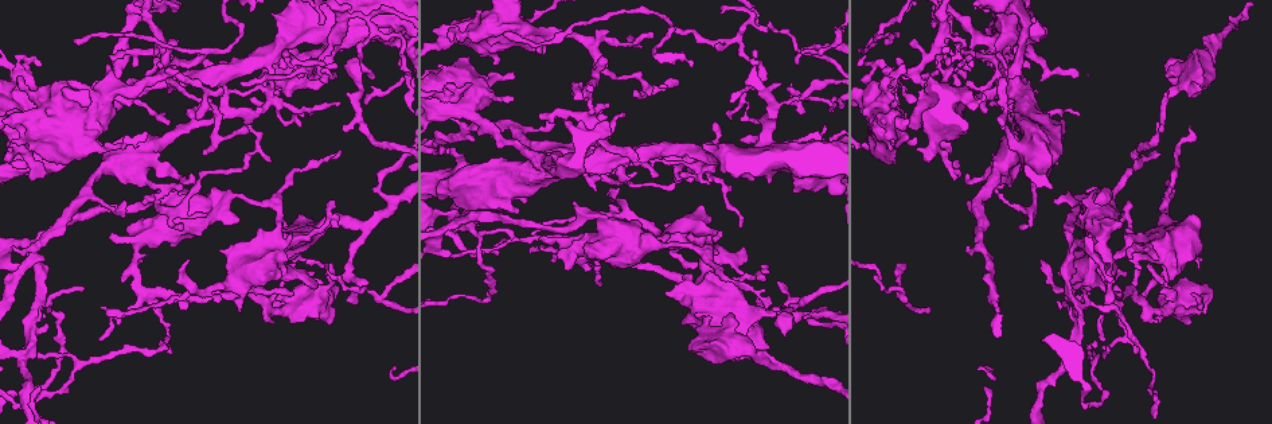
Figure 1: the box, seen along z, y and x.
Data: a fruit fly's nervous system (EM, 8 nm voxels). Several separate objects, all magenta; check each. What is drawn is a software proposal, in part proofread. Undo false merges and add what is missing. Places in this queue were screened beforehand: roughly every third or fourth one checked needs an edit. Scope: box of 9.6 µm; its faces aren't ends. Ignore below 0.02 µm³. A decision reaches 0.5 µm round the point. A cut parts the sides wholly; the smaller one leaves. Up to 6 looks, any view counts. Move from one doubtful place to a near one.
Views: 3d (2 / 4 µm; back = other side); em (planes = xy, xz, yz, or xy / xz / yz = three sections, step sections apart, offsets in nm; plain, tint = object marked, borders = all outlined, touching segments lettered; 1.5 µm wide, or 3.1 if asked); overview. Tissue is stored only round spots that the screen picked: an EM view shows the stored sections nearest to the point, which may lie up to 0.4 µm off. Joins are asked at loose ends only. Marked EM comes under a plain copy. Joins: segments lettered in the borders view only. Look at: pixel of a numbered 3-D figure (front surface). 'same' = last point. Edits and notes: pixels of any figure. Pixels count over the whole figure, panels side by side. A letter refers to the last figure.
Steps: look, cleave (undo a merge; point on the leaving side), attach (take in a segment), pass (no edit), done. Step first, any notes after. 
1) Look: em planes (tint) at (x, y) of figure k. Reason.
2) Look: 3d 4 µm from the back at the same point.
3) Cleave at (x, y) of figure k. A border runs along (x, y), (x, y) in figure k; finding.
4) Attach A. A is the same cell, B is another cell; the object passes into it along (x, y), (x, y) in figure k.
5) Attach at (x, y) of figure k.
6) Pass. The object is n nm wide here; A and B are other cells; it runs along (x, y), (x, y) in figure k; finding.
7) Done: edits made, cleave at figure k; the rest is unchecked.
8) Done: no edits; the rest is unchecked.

Look: 3d 4 µm at (1175, 180) of figure 1. Abrupt turn.

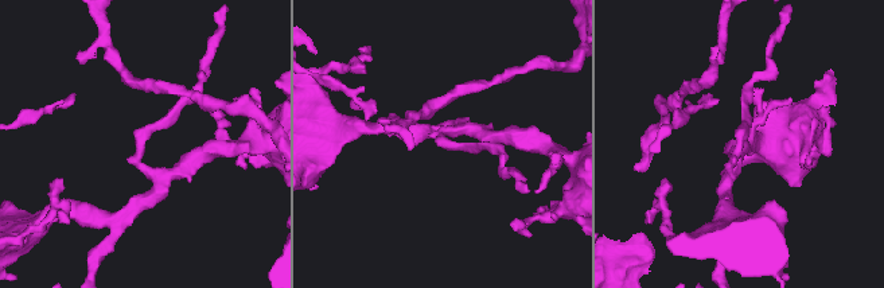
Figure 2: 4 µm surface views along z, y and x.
Look: em planes (borders) at (140, 145) of figure 2.

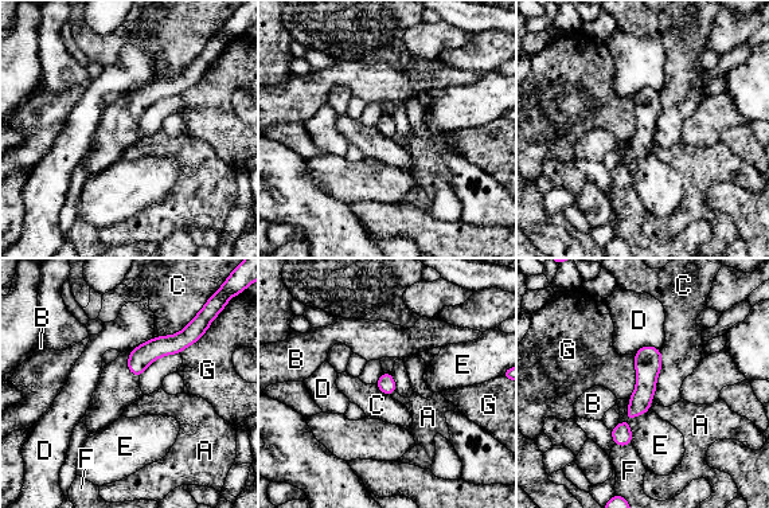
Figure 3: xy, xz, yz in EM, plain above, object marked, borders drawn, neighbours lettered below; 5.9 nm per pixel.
Pass. A, B, C, D, E, F and G are other cells; a border runs along (660, 350), (660, 371), (651, 399) in figure 3; continuous, no second neuron.

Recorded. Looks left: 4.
Look: em planes (borders) at (123, 201) of figure 1.

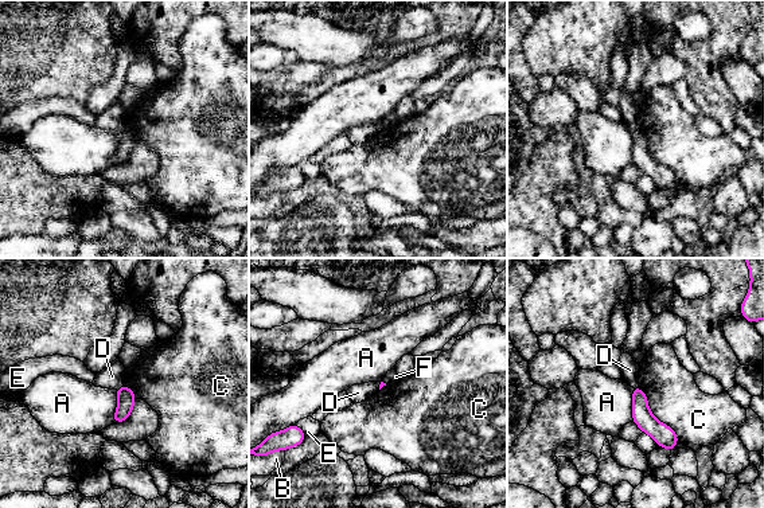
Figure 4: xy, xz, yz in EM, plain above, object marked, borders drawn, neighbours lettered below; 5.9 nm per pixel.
Pass. A, B, C, D, E and F are other cells; a border runs along (123, 385), (116, 390) in figure 4; no lettered segment goes on from it.

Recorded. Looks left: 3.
Look: 3d 4 µm at (398, 39) of figure 1. Thick turns thin.

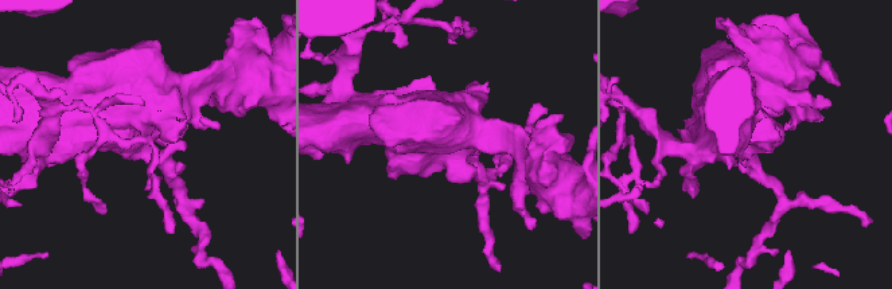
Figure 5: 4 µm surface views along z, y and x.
Look: em planes (borders) at the same point. Need the tissue.

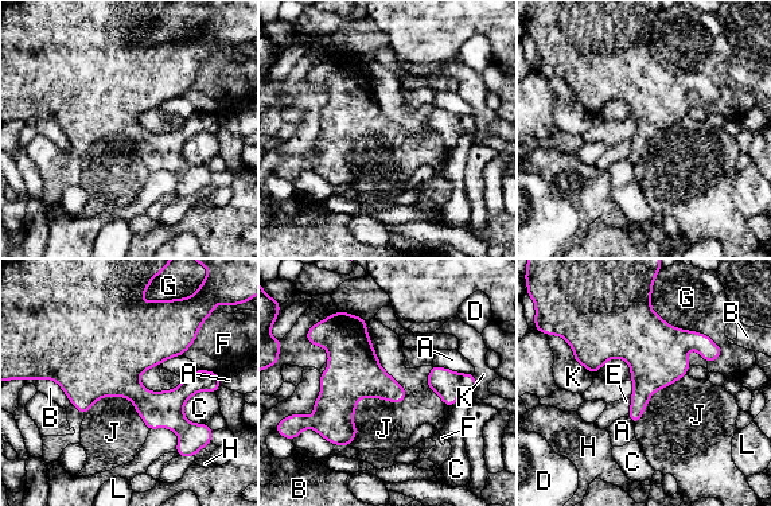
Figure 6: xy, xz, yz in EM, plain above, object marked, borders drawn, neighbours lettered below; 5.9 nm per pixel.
Pass. The longest contact is with J, 750 nm; A, B, C, D, E, F, G, H, J, K and L are other cells; a border runs along (368, 320), (347, 444) in figure 6; continuous, no second neuron.

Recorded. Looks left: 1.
Done: no edits; the rest is unchecked.

